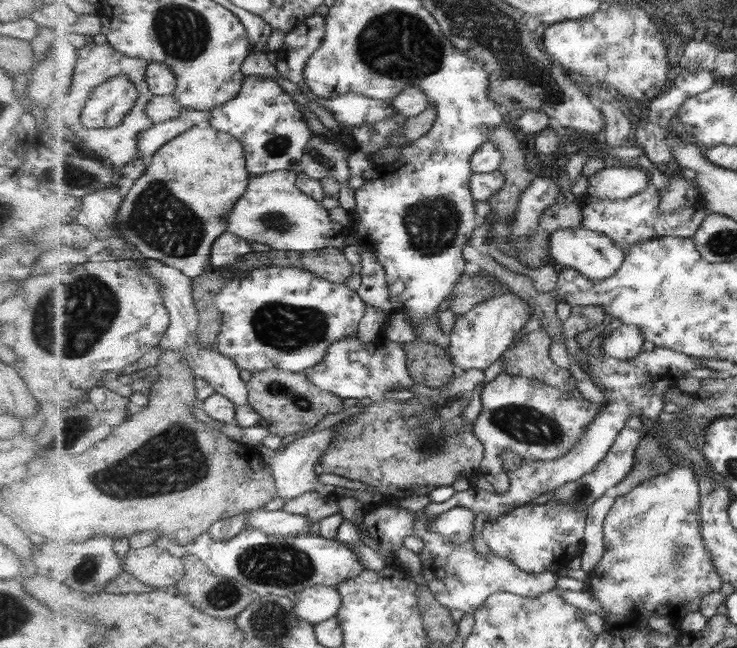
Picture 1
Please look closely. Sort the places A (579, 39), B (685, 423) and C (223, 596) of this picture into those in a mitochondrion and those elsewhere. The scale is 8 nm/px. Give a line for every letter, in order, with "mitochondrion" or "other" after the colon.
A: other
B: other
C: mitochondrion

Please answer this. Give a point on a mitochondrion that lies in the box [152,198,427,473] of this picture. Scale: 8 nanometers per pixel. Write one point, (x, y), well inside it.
(283, 326)

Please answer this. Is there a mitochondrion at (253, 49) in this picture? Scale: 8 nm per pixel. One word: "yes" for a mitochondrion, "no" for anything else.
no

